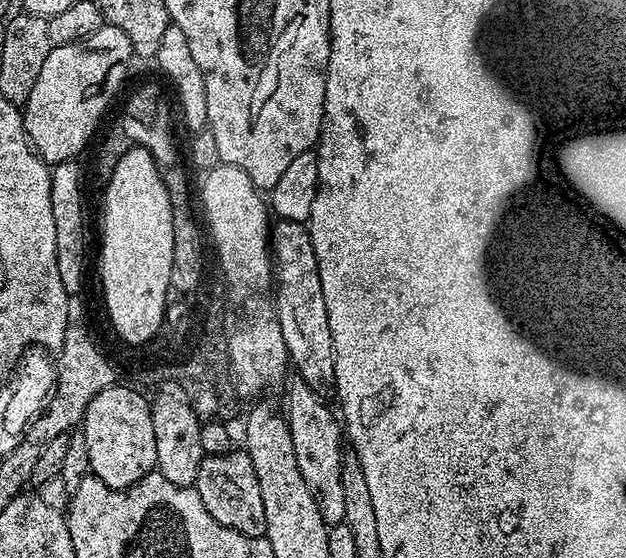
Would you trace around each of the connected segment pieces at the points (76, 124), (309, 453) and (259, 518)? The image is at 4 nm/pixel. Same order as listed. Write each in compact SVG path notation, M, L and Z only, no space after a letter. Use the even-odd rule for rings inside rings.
M107 22L85 40L55 45L46 54L34 91L22 106L28 142L45 164L61 164L79 157L79 152L91 142L116 91L123 86L132 60L130 38Z
M289 379L284 394L285 409L283 408L283 411L286 413L290 438L294 438L294 454L298 458L298 470L302 470L302 478L310 494L314 494L318 514L322 514L324 523L329 526L343 524L346 514L342 491L342 462L345 449L340 448L340 440L342 444L341 421L335 411L332 413L324 405L325 397L315 392L305 380Z
M233 450L217 456L205 456L198 466L194 487L214 522L222 522L222 526L230 526L230 530L238 530L238 534L265 535L266 510L262 490L258 490L258 474L254 474L254 462L250 462L247 451Z

